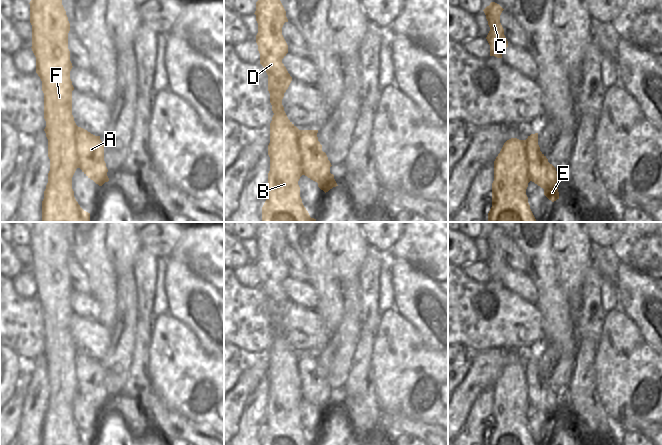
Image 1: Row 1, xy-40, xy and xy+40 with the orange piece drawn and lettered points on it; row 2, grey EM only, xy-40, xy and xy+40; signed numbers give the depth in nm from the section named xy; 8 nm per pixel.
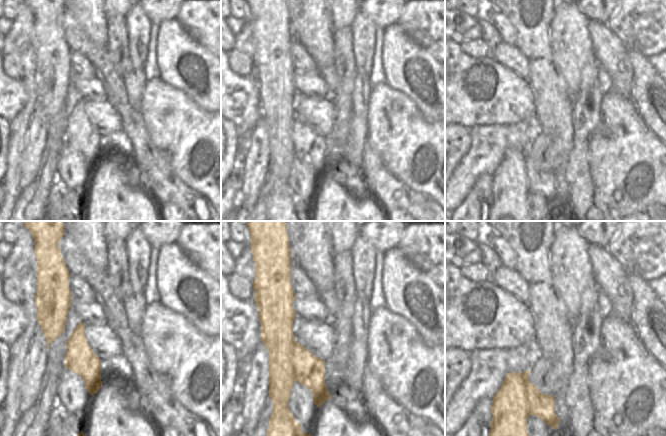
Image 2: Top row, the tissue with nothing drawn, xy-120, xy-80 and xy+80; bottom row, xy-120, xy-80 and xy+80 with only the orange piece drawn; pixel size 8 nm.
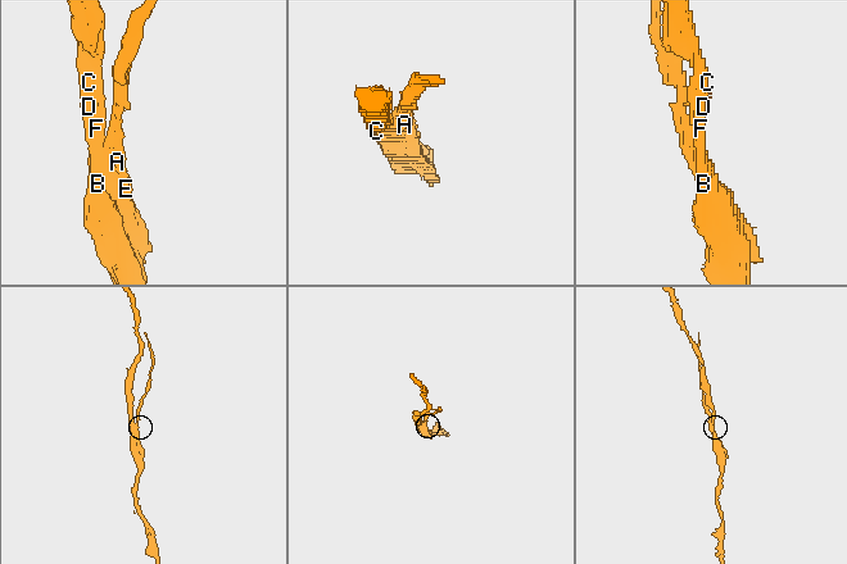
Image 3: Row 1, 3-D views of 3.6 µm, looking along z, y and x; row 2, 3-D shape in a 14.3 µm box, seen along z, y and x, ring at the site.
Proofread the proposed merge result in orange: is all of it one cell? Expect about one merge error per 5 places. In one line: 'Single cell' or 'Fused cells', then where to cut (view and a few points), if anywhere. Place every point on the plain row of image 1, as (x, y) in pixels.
Fused cells. Split along xy-40 (77, 351), (77, 388), (102, 385).

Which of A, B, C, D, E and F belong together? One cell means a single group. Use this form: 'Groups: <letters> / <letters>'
Groups: A / B C D E F.

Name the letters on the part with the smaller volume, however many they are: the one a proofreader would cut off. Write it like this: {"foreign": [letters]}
{"foreign": ["A"]}

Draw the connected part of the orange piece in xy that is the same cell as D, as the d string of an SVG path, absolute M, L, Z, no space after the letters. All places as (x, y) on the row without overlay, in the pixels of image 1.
M258 222L254 238L258 247L256 267L260 277L260 288L268 299L268 315L274 337L270 347L270 367L268 369L270 395L268 397L266 425L262 431L262 445L316 445L310 441L302 427L298 409L300 401L305 399L317 406L318 411L325 417L338 409L334 399L330 397L332 389L329 384L318 389L313 384L309 384L308 389L302 391L302 379L298 365L300 354L288 343L282 329L284 317L292 305L292 301L282 287L282 283L288 277L288 269L282 259L282 251L285 246L288 246L286 235L279 222Z

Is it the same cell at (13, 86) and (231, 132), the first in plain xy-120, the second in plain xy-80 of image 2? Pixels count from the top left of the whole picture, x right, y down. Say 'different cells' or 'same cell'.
different cells

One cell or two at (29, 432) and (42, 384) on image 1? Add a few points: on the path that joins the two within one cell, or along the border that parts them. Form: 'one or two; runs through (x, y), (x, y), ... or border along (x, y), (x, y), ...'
one; runs through (31, 420), (39, 396)

